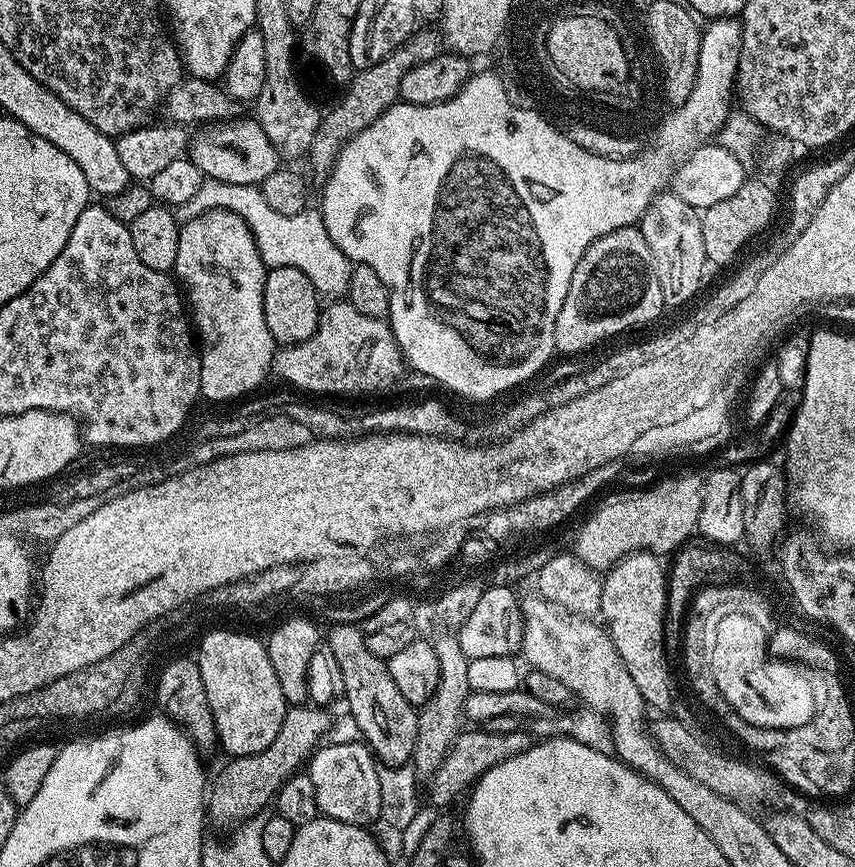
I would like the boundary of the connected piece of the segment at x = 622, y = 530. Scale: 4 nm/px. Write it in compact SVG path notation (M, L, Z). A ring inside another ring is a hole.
M672 476L669 480L660 480L649 488L632 488L629 492L616 492L608 496L588 516L588 521L580 528L576 536L574 554L593 571L604 574L624 556L631 552L654 552L657 554L675 553L685 547L688 540L698 532L698 518L702 510L705 481L696 476Z

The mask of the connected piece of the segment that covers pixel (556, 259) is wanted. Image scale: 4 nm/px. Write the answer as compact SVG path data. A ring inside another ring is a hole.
M478 74L470 78L446 102L430 106L414 106L397 102L386 109L366 130L362 130L344 143L344 149L336 156L336 162L324 184L324 197L318 211L326 222L330 238L342 250L342 254L353 265L365 264L382 278L390 294L390 310L387 321L400 347L407 367L432 380L444 388L465 396L468 400L495 401L513 390L519 389L531 376L536 376L548 364L556 352L554 322L566 290L570 290L570 278L586 250L598 238L618 230L616 225L616 194L614 190L614 162L611 154L595 156L582 150L573 139L555 123L551 124L539 111L524 111L511 104L506 90L501 90L490 77Z

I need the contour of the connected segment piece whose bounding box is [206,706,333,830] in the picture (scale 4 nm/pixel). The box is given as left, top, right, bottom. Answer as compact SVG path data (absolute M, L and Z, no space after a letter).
M289 707L282 722L282 730L278 730L278 738L274 738L274 742L270 742L266 750L227 761L229 764L217 774L216 781L213 784L211 781L210 791L206 796L206 816L211 823L213 820L218 827L228 830L237 824L243 824L251 816L261 815L265 811L264 807L267 804L269 807L275 801L276 791L284 785L284 781L301 771L305 761L329 735L333 722L333 717L327 716L323 707L308 707Z

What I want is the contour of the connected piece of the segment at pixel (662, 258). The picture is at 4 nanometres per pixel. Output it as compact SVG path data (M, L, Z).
M668 190L652 200L651 206L638 222L640 233L650 247L650 256L662 290L665 307L676 308L688 300L695 299L699 290L700 278L706 275L707 256L703 245L701 213L682 198Z

